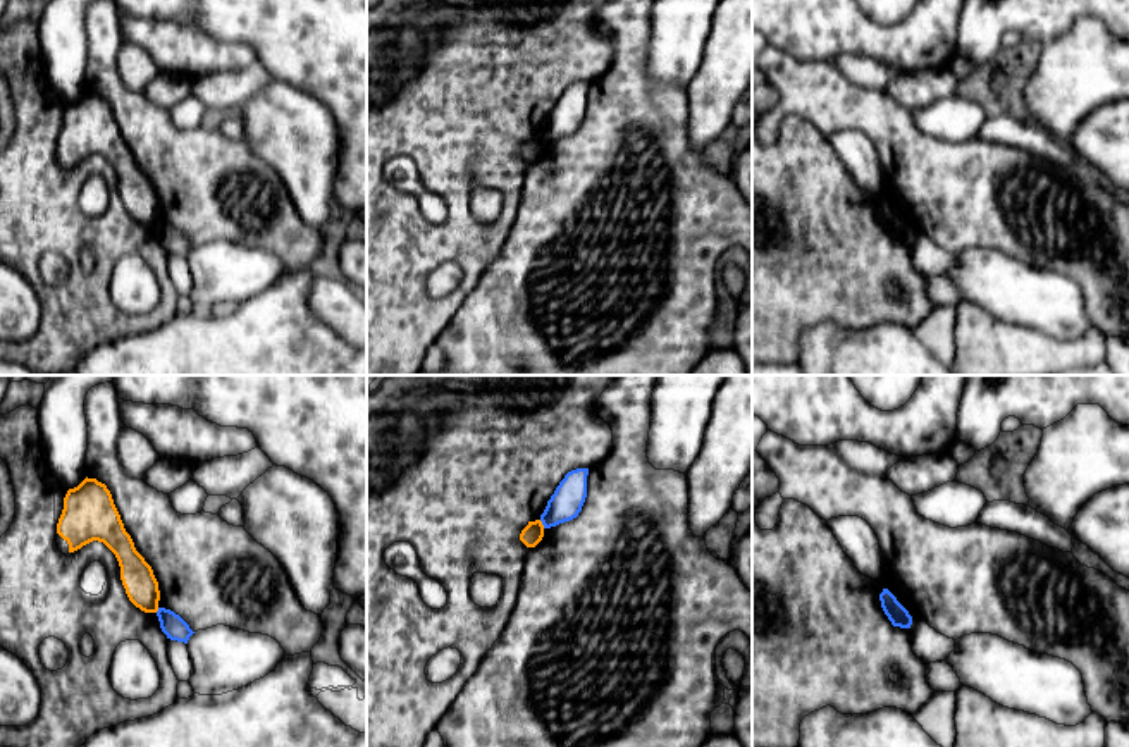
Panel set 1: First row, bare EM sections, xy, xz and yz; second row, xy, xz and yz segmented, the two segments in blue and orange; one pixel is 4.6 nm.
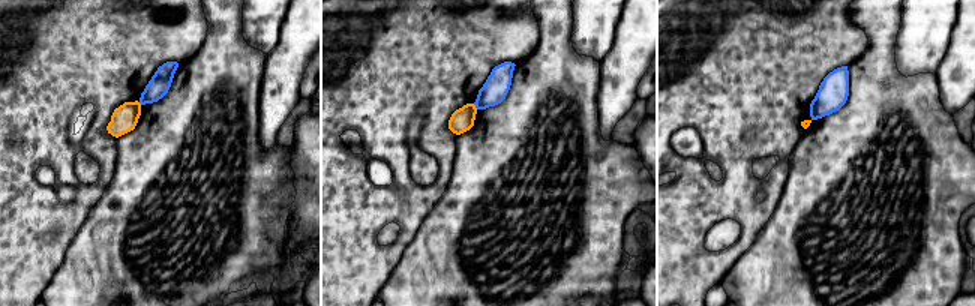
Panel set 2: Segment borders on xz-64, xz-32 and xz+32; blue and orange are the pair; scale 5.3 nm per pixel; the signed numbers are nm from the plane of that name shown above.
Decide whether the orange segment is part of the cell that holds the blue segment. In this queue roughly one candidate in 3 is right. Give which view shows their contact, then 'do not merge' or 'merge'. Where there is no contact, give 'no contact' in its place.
meets blue in xz; do not merge

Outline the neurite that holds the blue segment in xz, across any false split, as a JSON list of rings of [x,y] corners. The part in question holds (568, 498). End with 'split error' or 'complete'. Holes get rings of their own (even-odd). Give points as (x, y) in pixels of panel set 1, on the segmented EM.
[[[577,468],[564,475],[540,515],[544,528],[578,516],[587,497],[587,475],[589,468]]]; complete

